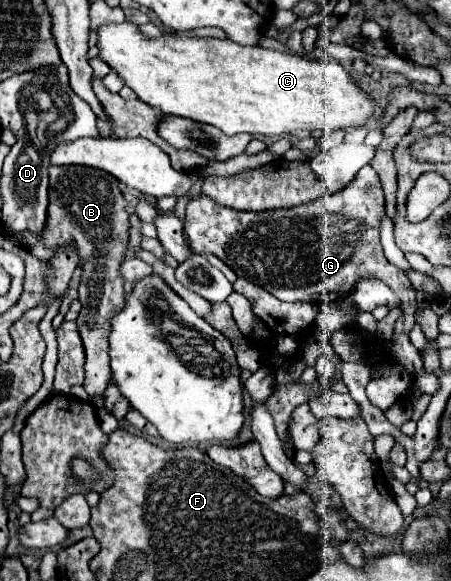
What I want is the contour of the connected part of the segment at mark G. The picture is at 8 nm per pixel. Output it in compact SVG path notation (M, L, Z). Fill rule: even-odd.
M363 166L359 170L359 176L355 176L355 180L335 196L325 196L321 200L299 204L293 208L265 210L265 212L237 212L219 206L215 200L201 194L187 204L185 238L195 254L215 254L237 276L251 280L253 284L259 284L275 298L285 302L301 300L301 302L311 302L315 306L327 302L339 302L345 298L347 292L353 290L359 278L383 280L387 286L391 286L395 292L401 294L401 308L405 312L399 318L399 322L395 322L394 332L409 334L411 328L415 326L413 314L417 310L417 300L415 294L411 292L411 284L403 274L403 270L389 264L379 244L379 220L383 216L383 210L385 210L385 198L379 184L379 176L371 166Z

